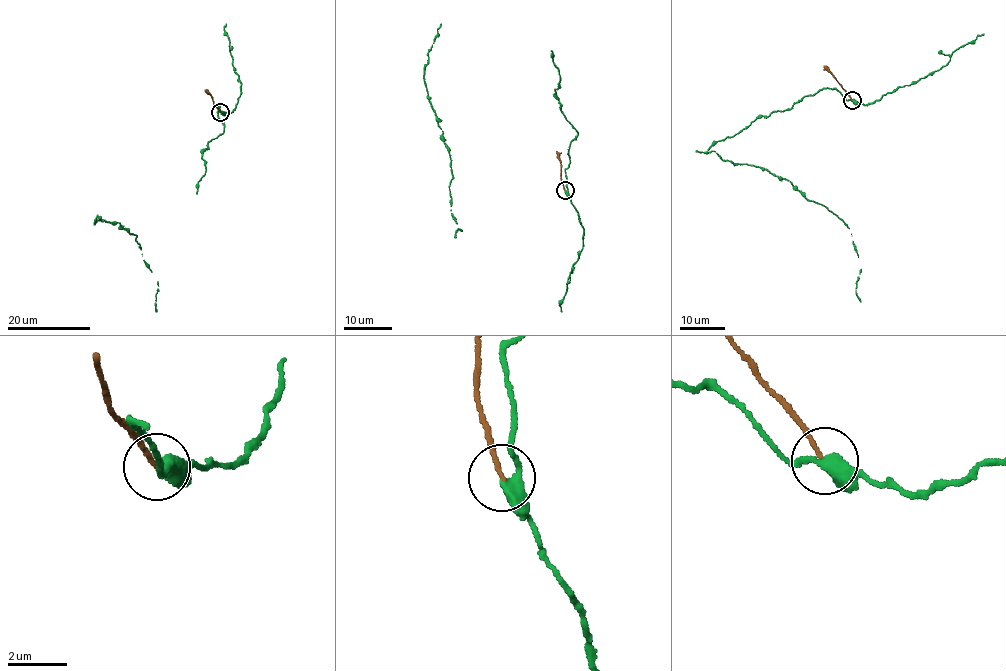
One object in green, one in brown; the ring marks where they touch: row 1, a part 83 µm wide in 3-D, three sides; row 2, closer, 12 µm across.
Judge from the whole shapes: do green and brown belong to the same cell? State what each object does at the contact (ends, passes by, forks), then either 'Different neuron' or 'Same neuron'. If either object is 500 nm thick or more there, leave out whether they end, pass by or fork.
At the ring green passes by. At the ring brown ends. Different neuron

